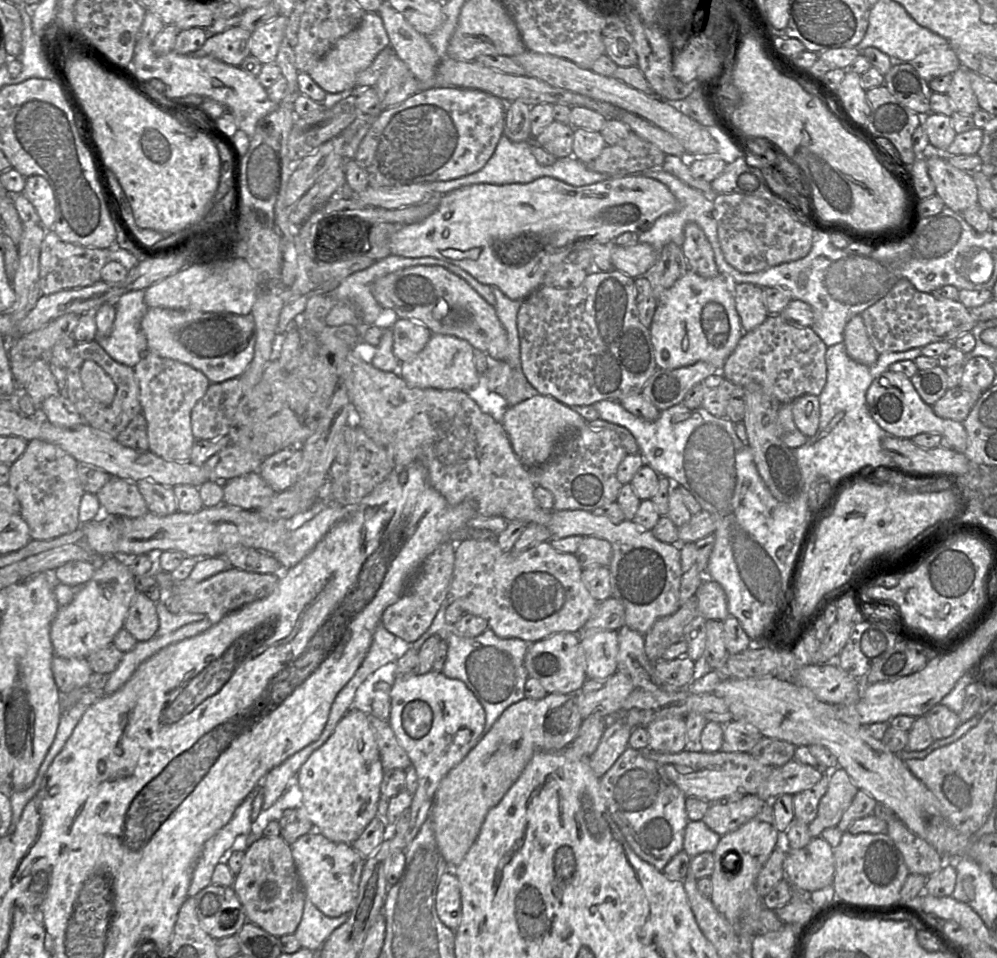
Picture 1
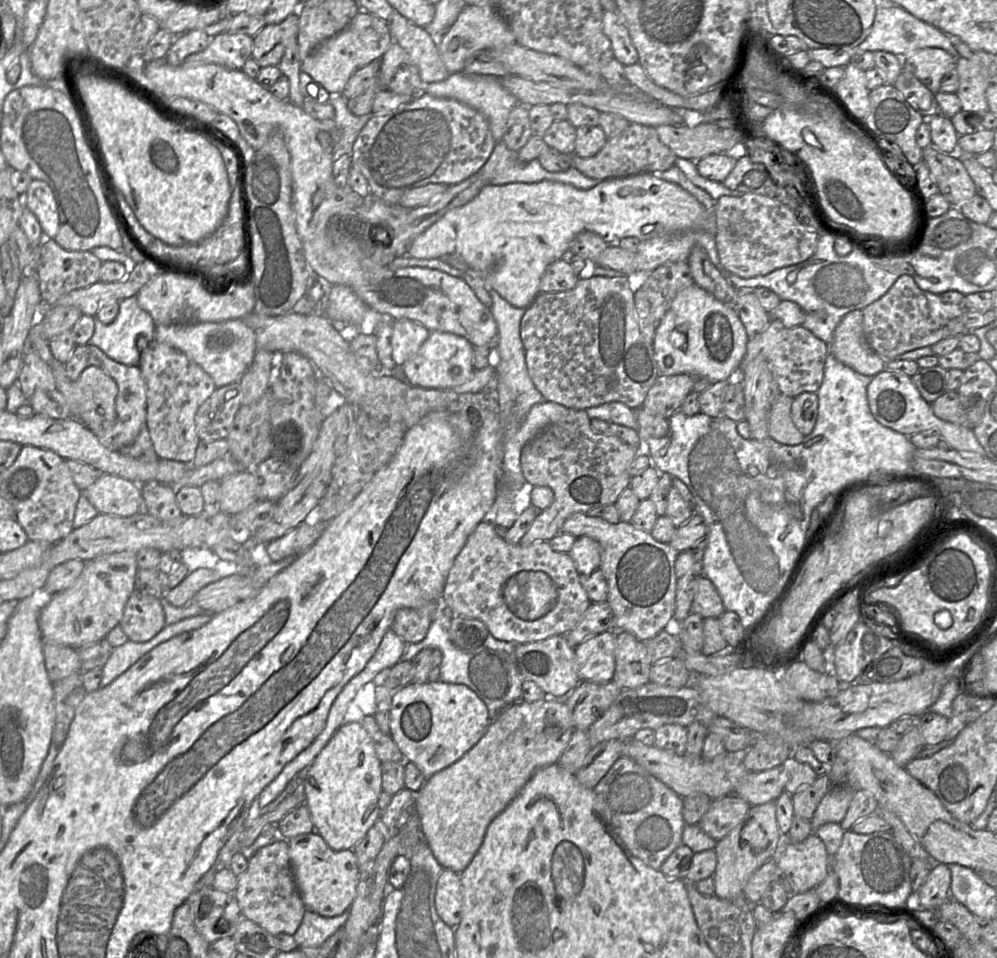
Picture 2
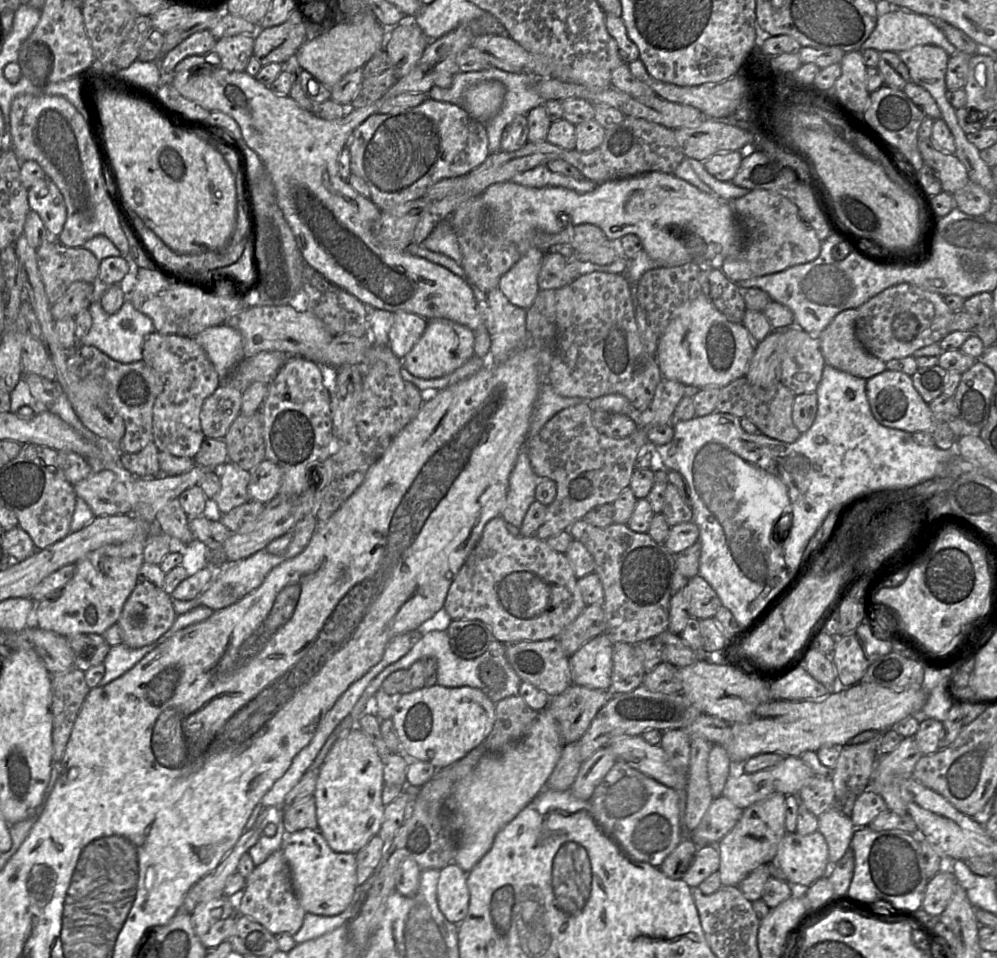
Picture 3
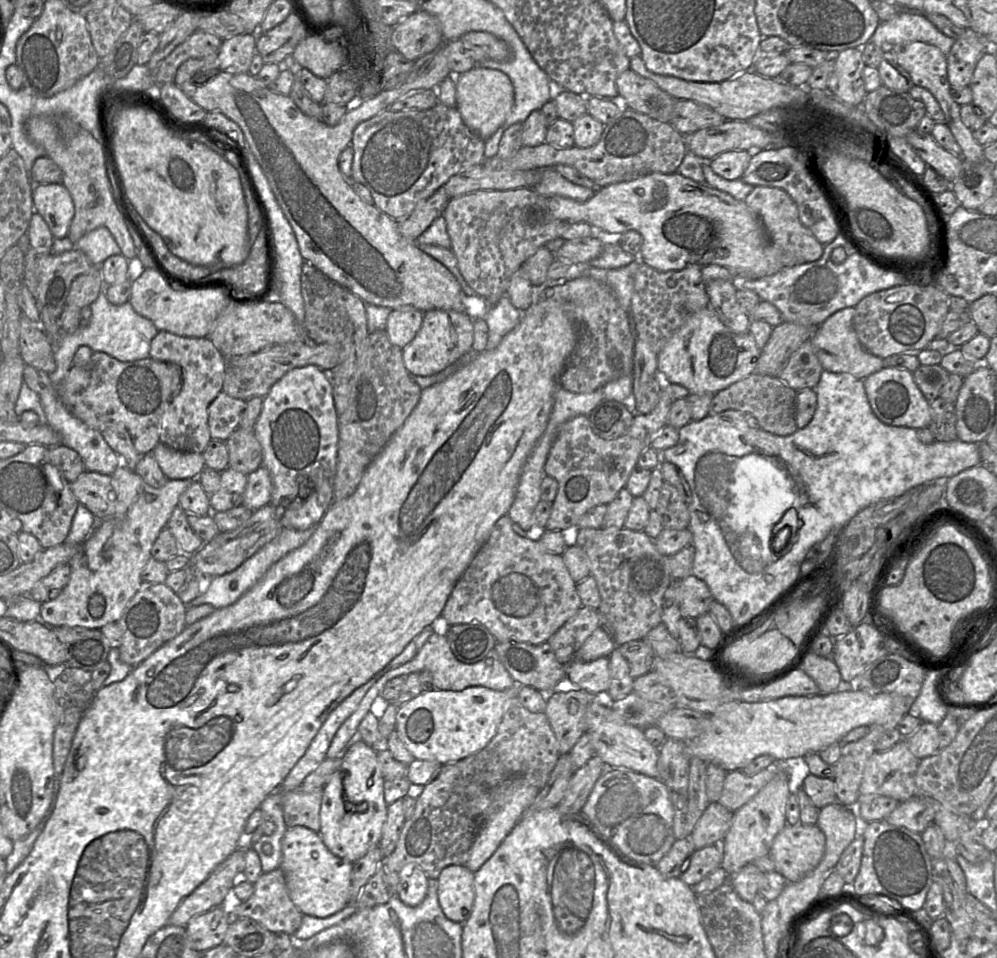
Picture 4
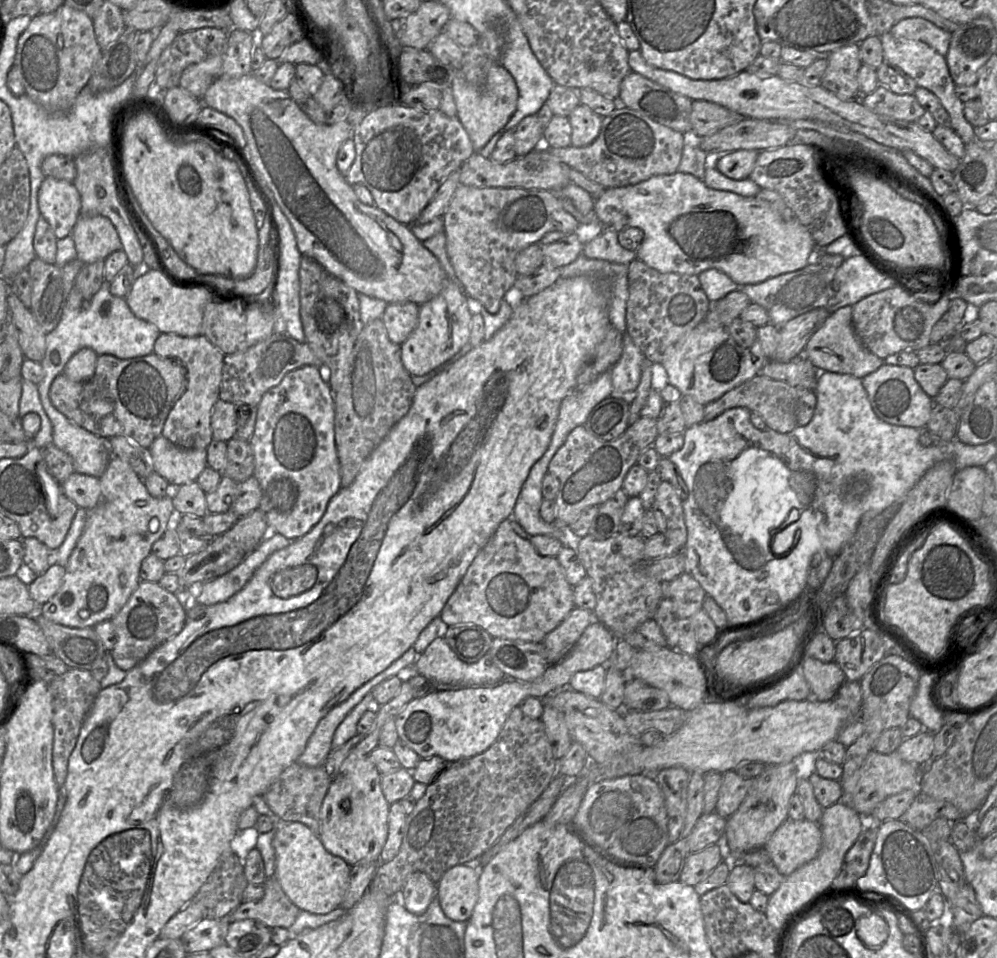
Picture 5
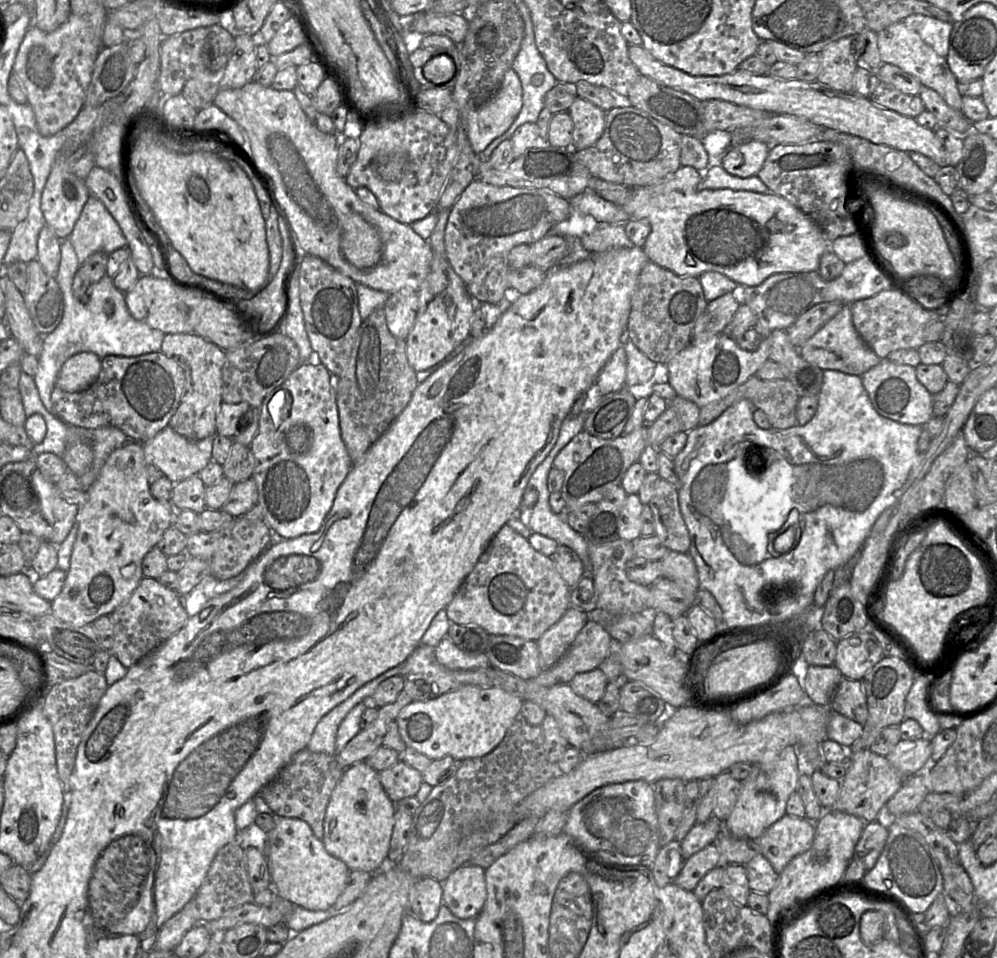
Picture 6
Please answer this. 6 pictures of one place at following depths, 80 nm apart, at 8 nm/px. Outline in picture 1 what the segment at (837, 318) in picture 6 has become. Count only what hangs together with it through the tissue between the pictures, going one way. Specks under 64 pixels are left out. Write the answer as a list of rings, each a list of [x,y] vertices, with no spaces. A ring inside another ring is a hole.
[[[861,314],[853,316],[844,329],[847,354],[851,359],[865,366],[872,366],[879,356],[871,344]]]

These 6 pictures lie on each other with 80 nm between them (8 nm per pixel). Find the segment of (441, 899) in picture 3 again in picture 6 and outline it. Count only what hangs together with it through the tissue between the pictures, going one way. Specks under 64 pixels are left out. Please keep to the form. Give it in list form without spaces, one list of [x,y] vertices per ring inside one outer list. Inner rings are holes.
[[[472,864],[463,865],[448,876],[442,889],[443,903],[454,916],[476,918],[487,898],[485,869]]]

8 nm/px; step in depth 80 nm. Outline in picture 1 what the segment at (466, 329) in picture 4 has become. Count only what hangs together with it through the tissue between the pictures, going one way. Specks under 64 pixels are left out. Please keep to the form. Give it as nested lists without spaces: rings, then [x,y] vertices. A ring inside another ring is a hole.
[[[432,334],[424,349],[411,360],[401,363],[399,375],[411,387],[438,390],[468,391],[480,382],[480,375],[475,367],[475,349],[465,340],[450,335]]]

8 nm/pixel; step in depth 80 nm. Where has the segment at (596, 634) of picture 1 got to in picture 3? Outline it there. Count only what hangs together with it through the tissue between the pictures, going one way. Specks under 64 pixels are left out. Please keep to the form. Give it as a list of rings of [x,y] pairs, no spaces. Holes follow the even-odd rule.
[[[599,635],[586,644],[570,657],[570,667],[573,684],[592,689],[610,690],[613,671],[613,646],[614,642],[606,635]]]

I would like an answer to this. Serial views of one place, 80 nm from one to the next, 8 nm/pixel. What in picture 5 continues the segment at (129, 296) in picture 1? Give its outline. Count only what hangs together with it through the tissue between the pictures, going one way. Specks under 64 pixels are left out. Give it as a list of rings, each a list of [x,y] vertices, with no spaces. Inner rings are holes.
[[[104,281],[100,290],[92,298],[90,308],[86,311],[69,309],[65,305],[58,325],[51,332],[47,333],[45,356],[40,362],[44,372],[41,386],[43,386],[43,392],[47,392],[47,399],[50,399],[48,395],[49,389],[54,379],[58,376],[56,373],[58,372],[59,364],[57,363],[59,363],[59,360],[65,361],[65,364],[67,364],[70,358],[83,348],[90,348],[97,355],[107,354],[123,360],[147,356],[153,353],[155,341],[161,334],[160,331],[155,325],[137,318],[128,307],[125,298],[113,296],[109,291],[109,287],[110,283]]]

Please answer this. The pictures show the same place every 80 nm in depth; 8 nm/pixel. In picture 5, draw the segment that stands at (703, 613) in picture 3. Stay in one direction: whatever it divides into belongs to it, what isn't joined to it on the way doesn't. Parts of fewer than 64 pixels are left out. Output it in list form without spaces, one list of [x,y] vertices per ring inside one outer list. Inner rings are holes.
[[[683,573],[669,582],[662,582],[662,598],[669,598],[674,605],[677,619],[691,618],[703,609],[706,592],[689,573]]]

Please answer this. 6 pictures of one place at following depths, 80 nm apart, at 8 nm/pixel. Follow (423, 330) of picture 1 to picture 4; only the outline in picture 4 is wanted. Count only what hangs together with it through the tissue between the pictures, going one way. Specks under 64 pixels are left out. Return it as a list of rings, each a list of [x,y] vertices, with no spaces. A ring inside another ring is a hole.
[[[414,307],[392,309],[386,326],[390,341],[403,349],[409,344],[422,326],[424,312]]]

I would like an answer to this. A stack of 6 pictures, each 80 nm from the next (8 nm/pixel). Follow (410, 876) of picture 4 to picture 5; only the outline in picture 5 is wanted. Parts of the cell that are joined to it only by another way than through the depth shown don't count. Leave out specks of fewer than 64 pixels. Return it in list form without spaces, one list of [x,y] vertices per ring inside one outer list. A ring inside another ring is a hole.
[[[424,872],[411,873],[400,892],[400,901],[405,908],[415,914],[424,914],[437,896],[437,884]]]

